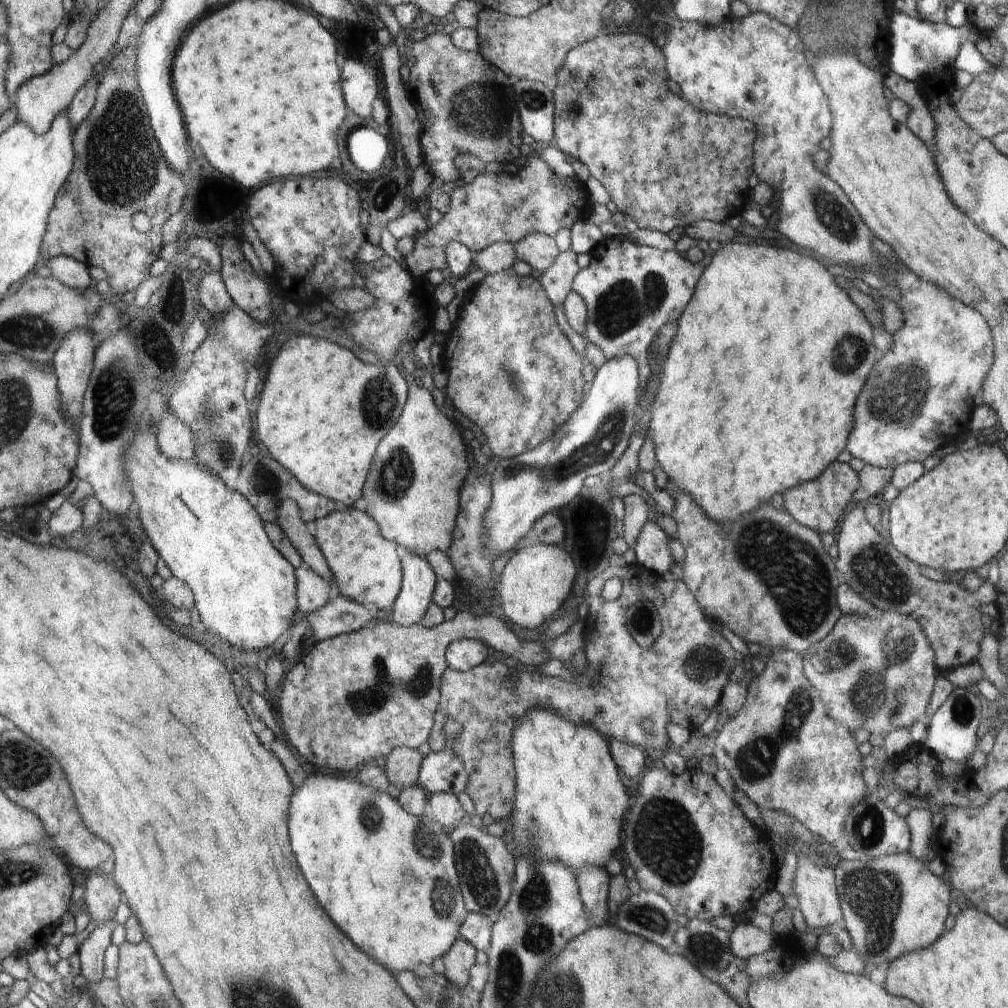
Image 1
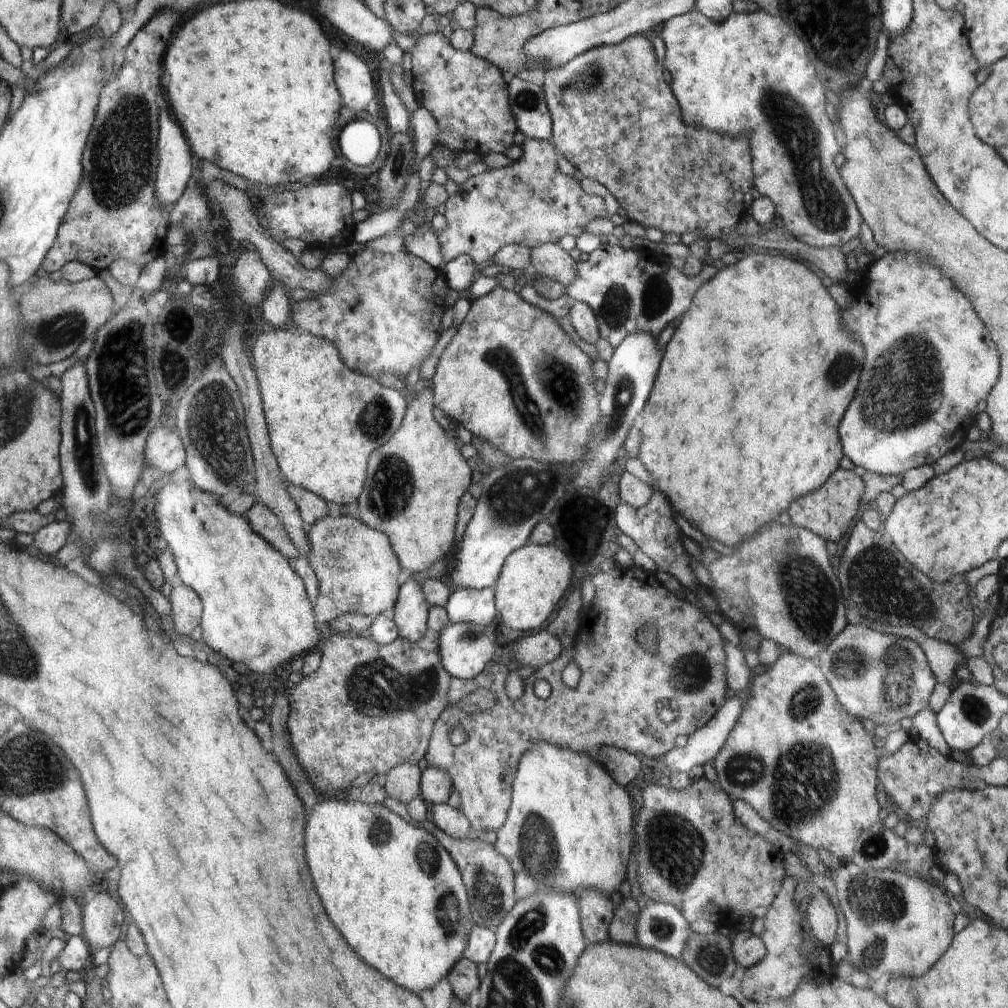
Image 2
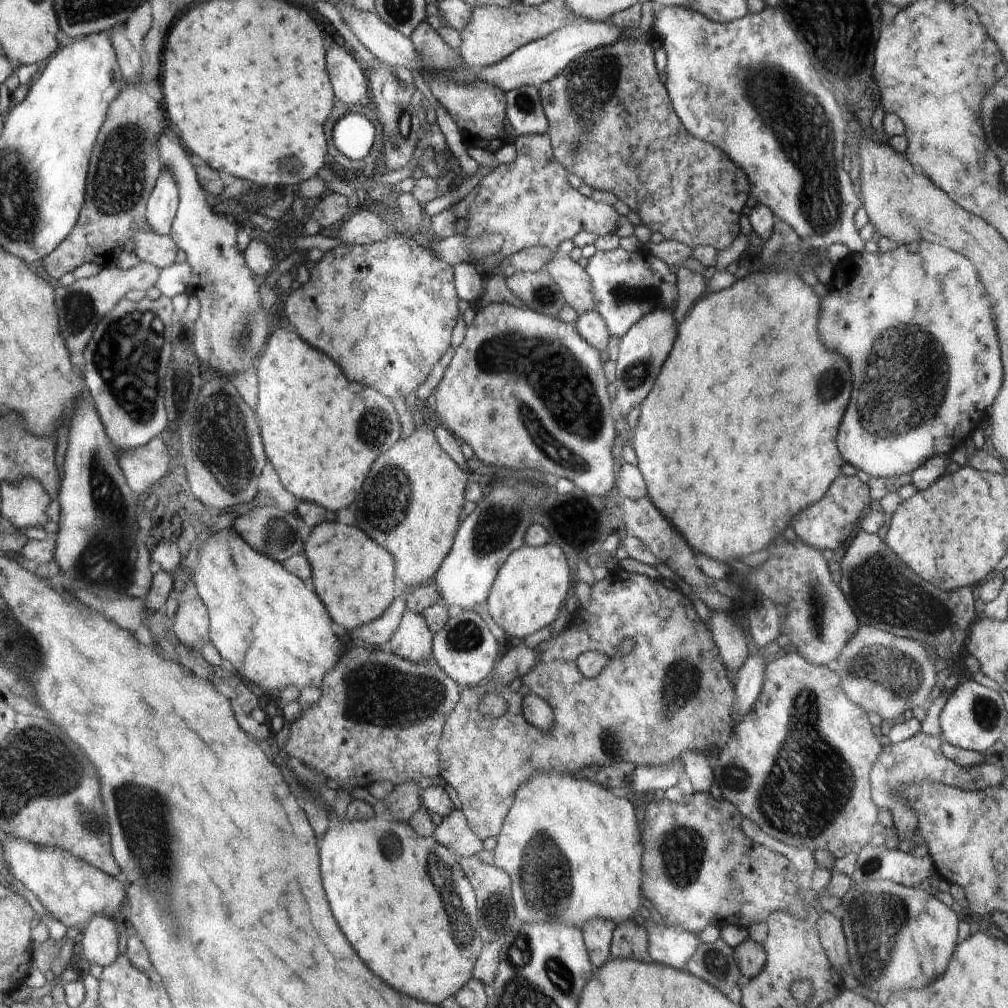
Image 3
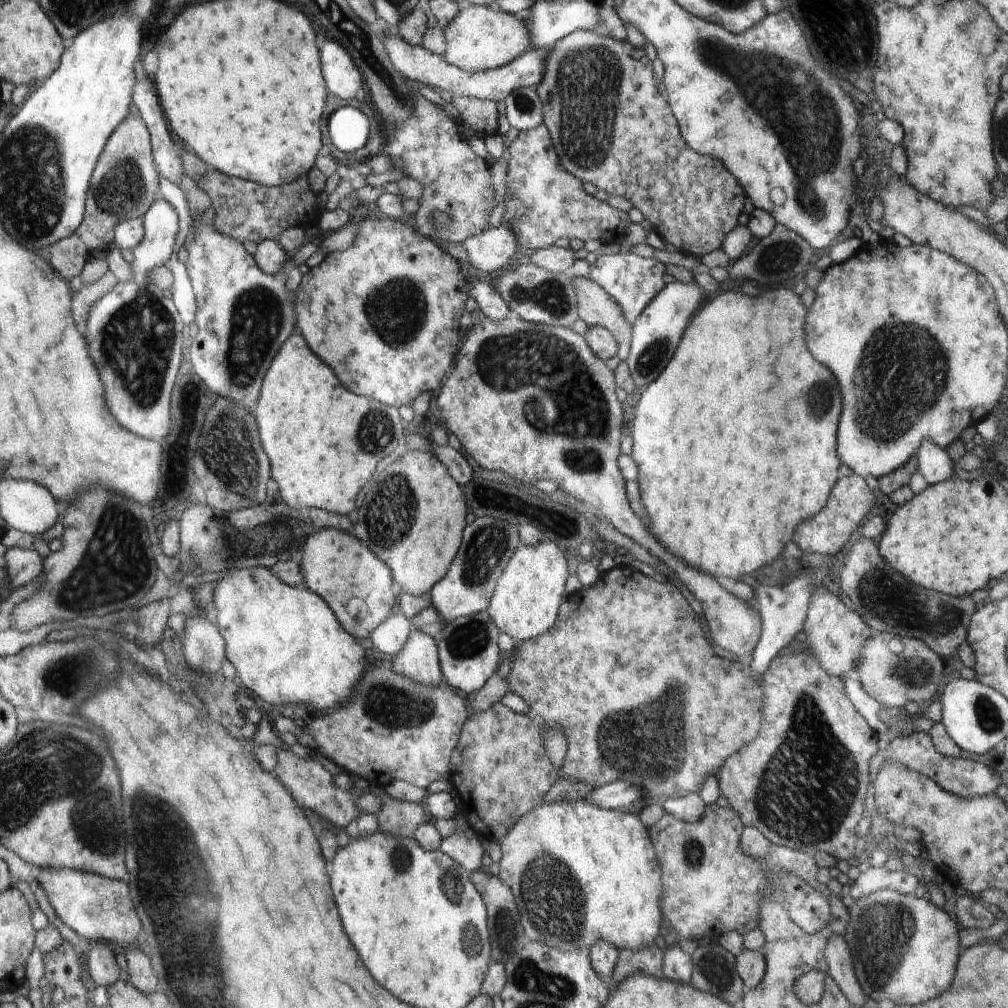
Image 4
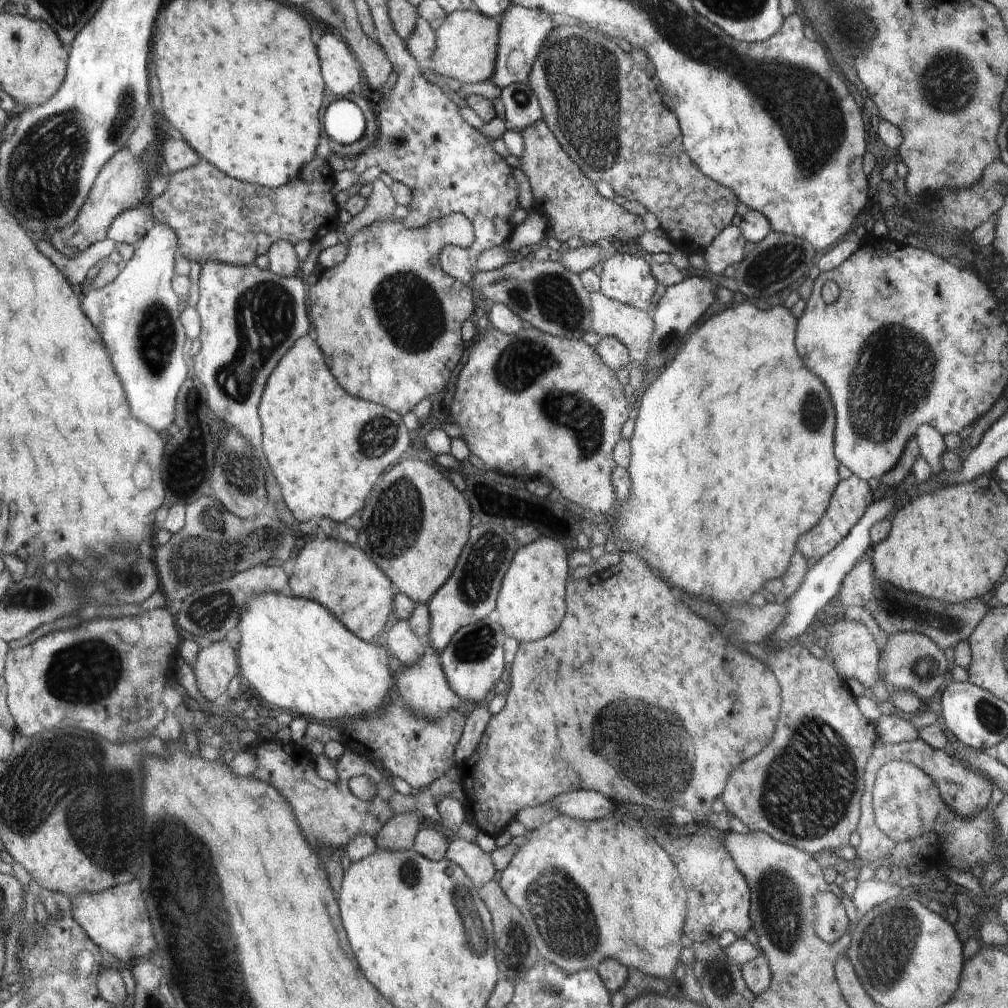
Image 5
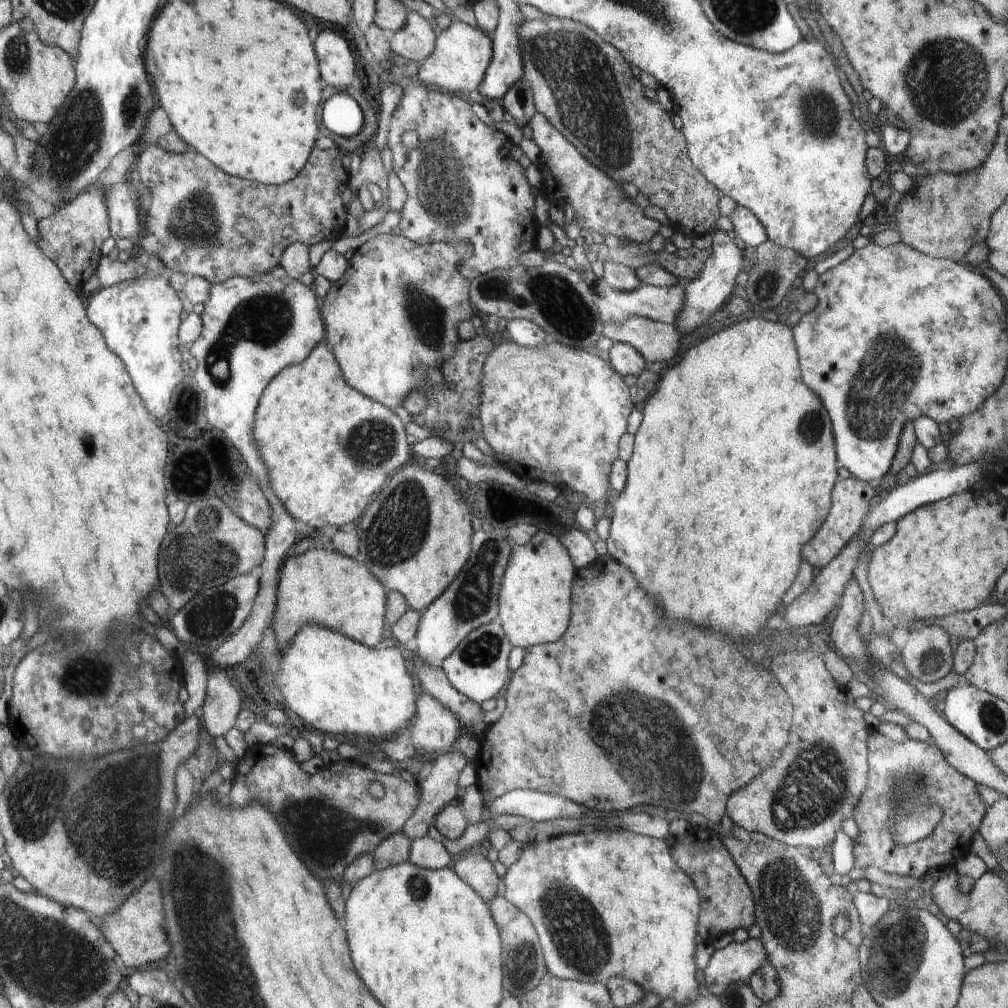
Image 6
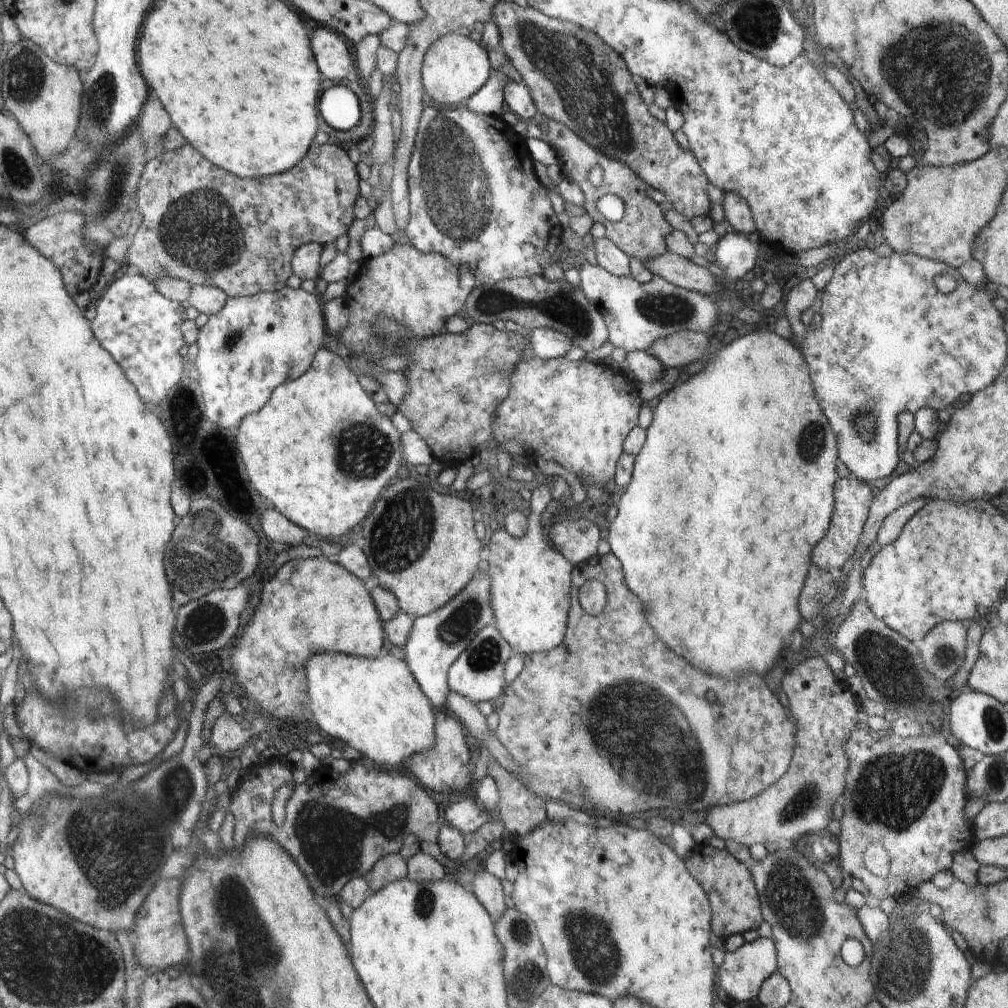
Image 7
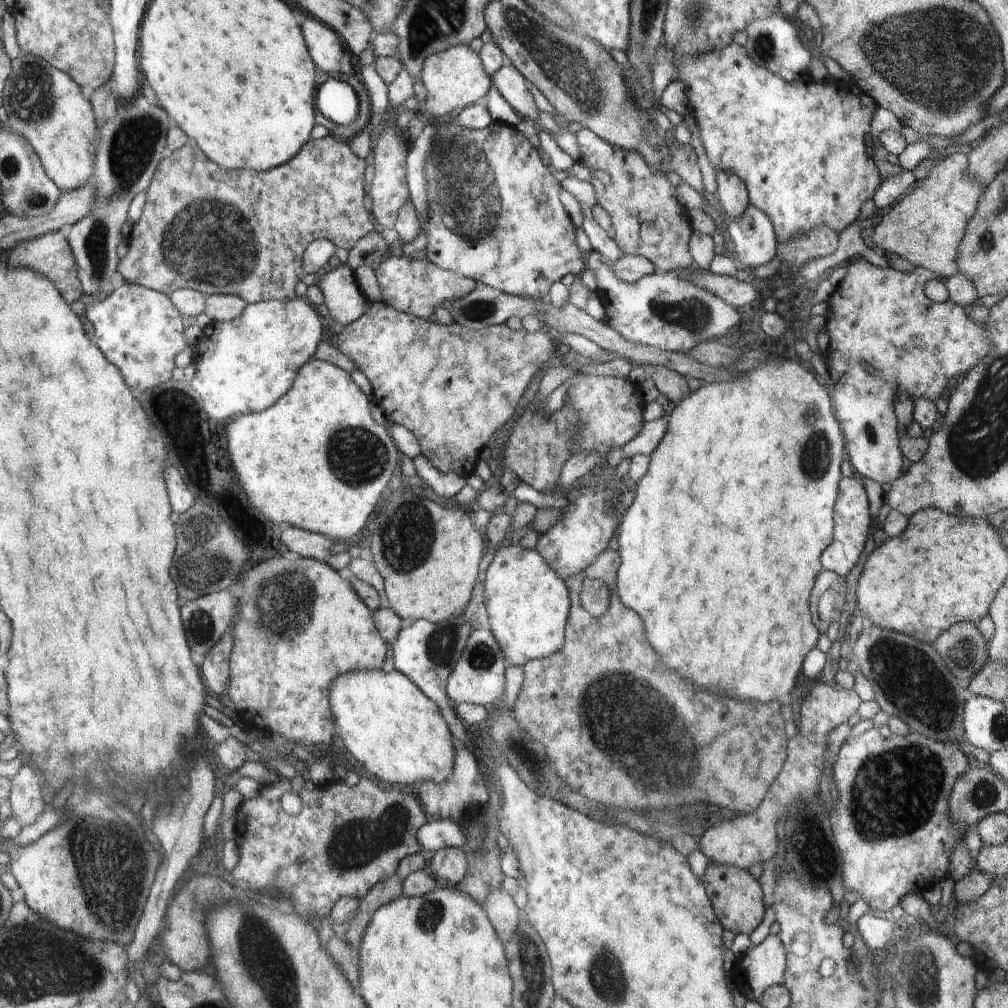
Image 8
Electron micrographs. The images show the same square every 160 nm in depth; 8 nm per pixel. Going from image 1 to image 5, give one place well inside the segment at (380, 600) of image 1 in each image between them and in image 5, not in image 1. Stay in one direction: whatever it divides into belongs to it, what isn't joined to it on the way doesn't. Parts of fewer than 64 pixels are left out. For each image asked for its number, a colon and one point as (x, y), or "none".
2: (357, 570)
3: (354, 577)
4: (335, 566)
5: (344, 580)

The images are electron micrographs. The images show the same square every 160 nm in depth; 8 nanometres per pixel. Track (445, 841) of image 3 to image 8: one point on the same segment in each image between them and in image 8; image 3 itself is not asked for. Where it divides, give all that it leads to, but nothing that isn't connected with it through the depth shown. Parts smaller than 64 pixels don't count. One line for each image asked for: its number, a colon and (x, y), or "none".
4: (464, 847)
5: (477, 865)
6: (474, 868)
7: (488, 890)
8: (502, 912)

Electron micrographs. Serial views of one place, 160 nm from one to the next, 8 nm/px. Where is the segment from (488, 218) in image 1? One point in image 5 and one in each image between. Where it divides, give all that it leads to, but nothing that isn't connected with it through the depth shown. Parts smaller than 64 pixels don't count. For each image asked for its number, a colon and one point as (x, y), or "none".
2: (530, 202)
3: (530, 202)
4: (544, 202)
5: (564, 194)

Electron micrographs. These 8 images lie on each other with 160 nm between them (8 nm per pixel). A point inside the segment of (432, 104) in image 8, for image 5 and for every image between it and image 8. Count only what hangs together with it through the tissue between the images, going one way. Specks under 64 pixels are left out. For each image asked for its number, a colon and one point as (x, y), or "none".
5: (467, 42)
6: (461, 57)
7: (455, 67)

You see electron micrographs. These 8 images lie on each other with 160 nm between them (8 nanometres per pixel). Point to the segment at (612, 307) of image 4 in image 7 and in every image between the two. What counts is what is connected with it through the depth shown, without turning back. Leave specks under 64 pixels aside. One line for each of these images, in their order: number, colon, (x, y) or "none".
5: (635, 328)
6: (657, 342)
7: (681, 348)

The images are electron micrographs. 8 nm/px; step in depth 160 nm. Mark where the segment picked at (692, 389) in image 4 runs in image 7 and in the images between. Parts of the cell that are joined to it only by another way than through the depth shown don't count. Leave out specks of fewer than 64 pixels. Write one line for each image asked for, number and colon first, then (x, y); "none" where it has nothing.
5: (748, 472)
6: (769, 496)
7: (743, 450)

